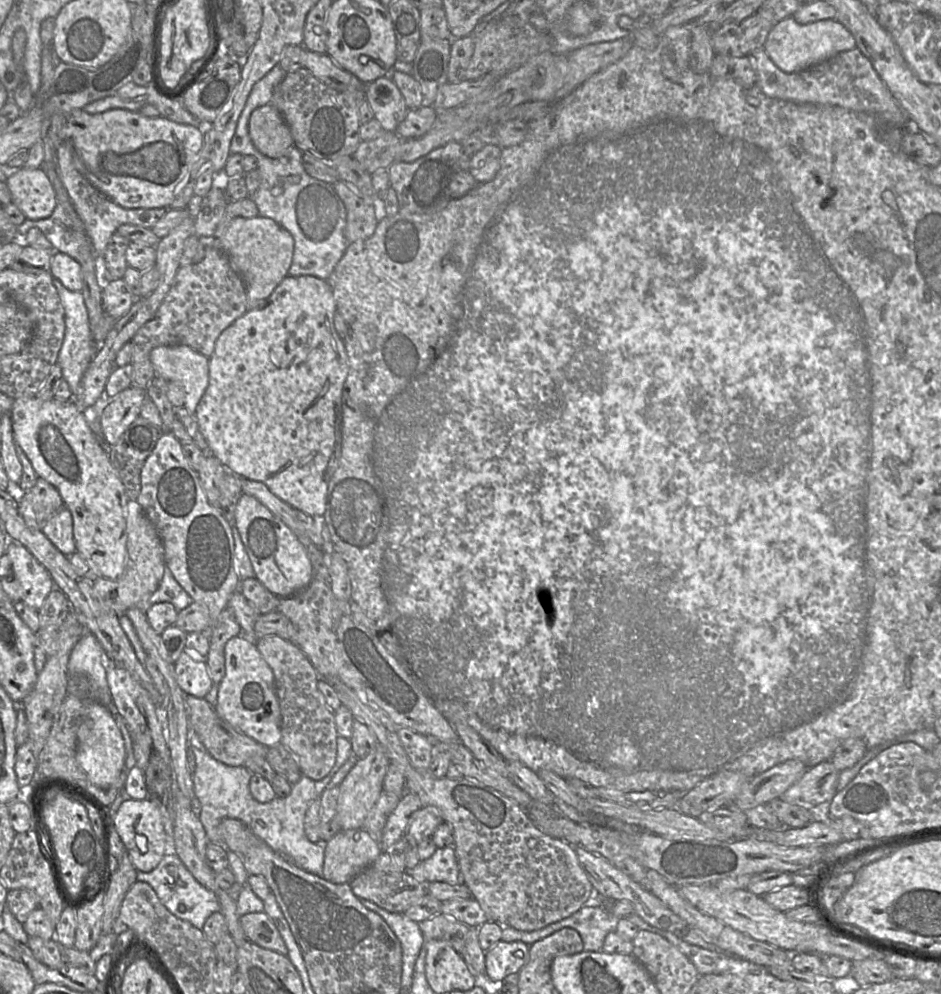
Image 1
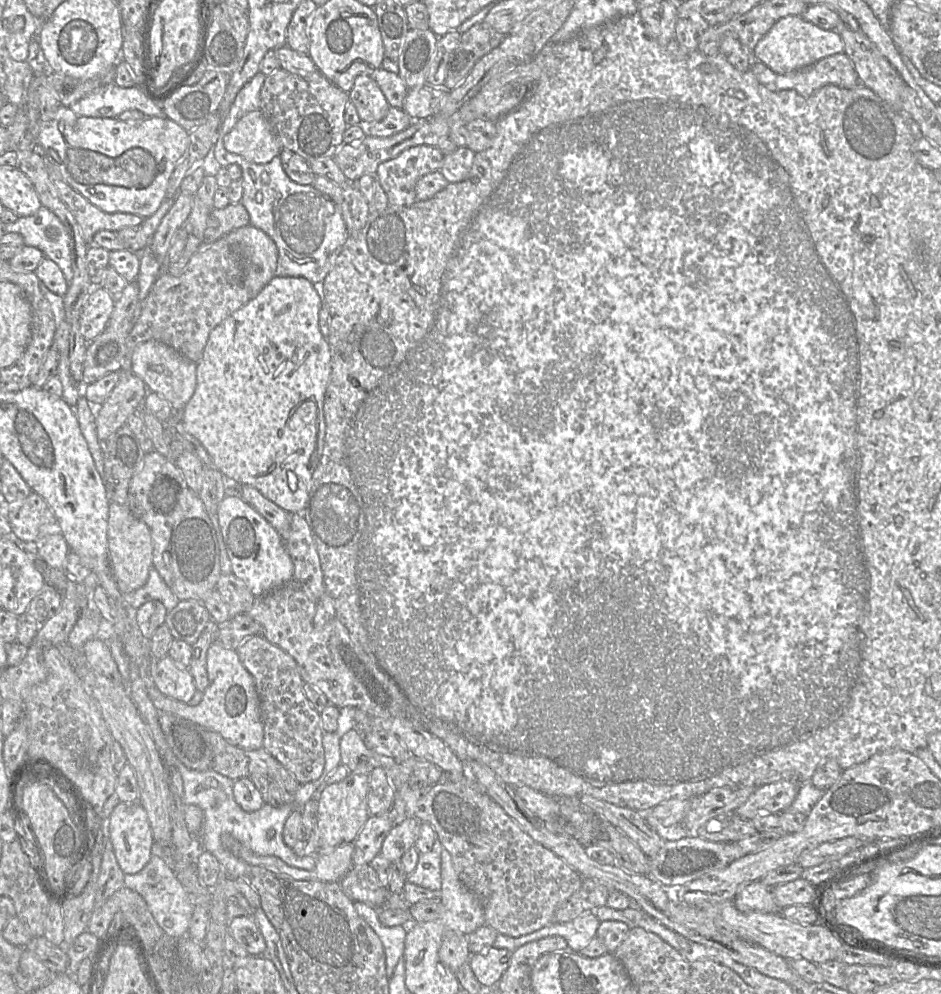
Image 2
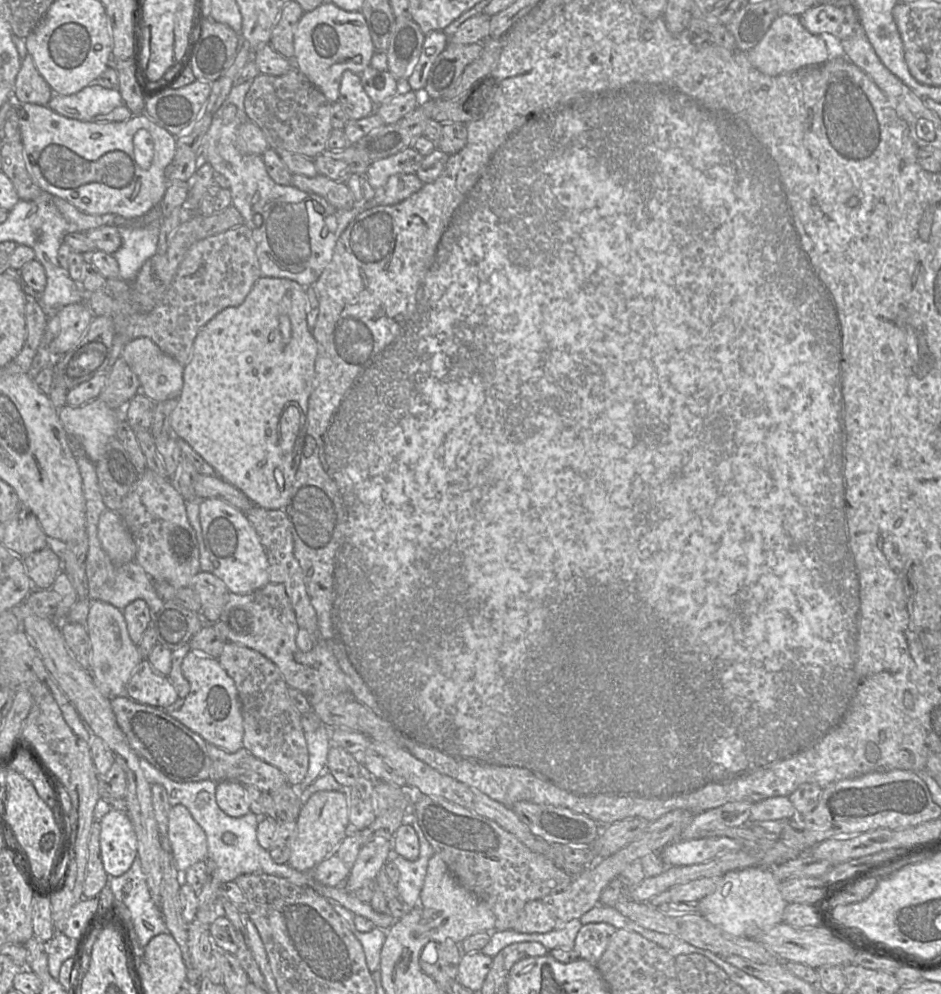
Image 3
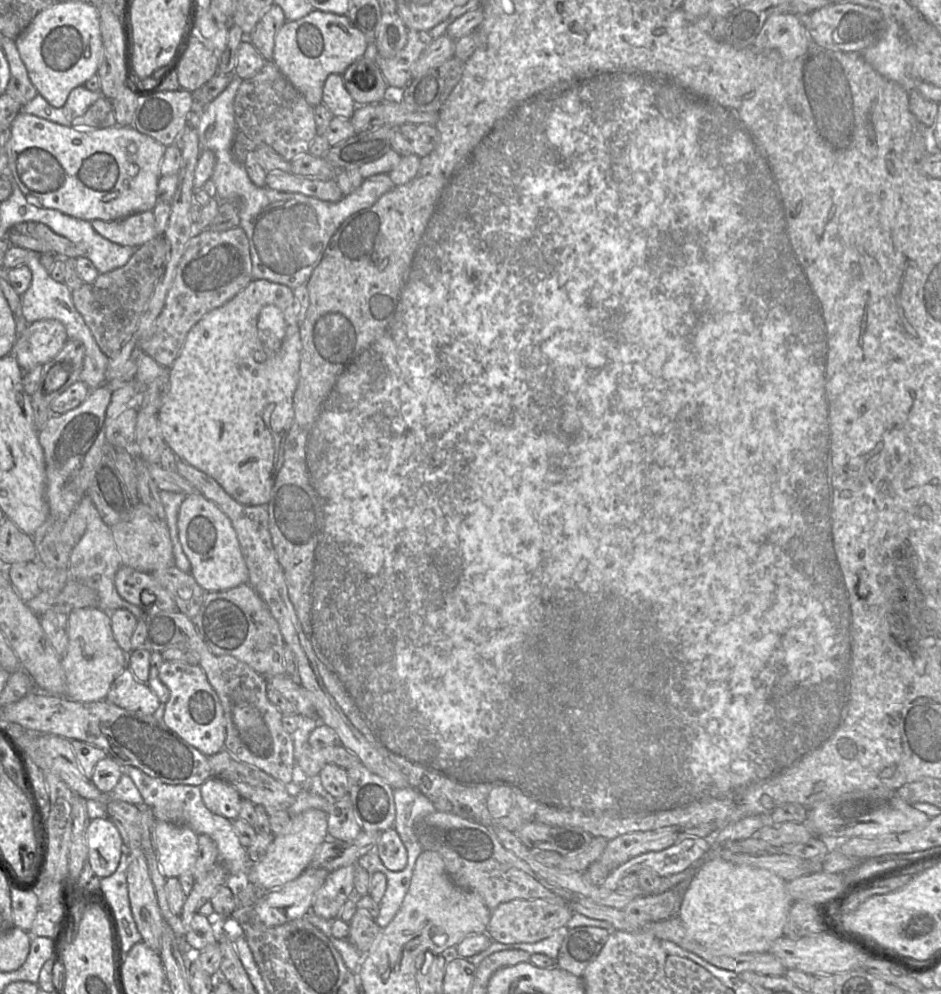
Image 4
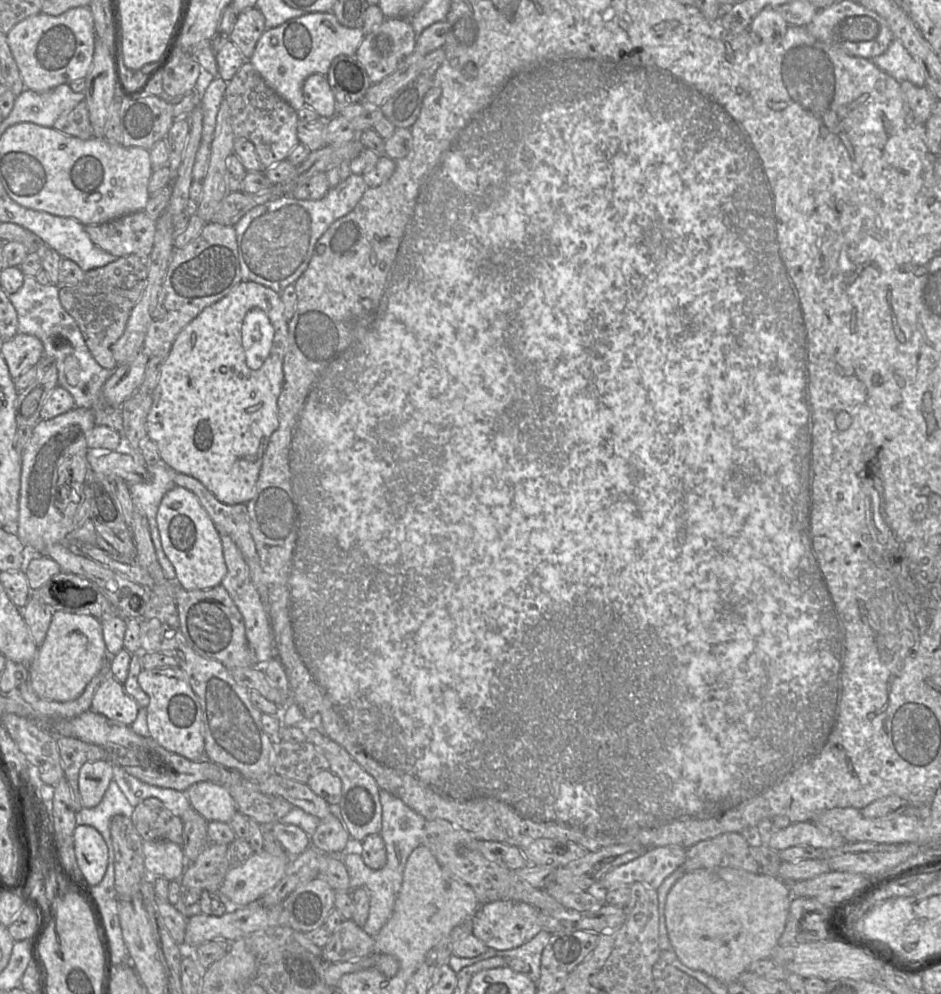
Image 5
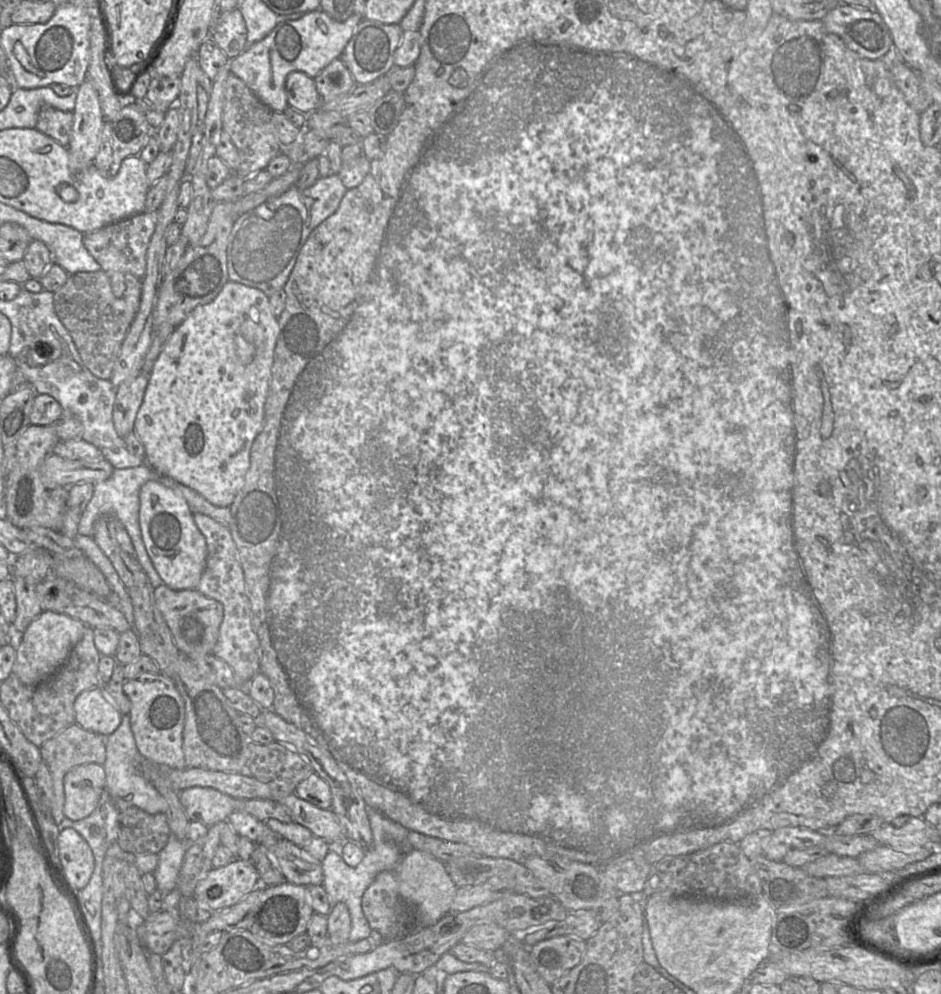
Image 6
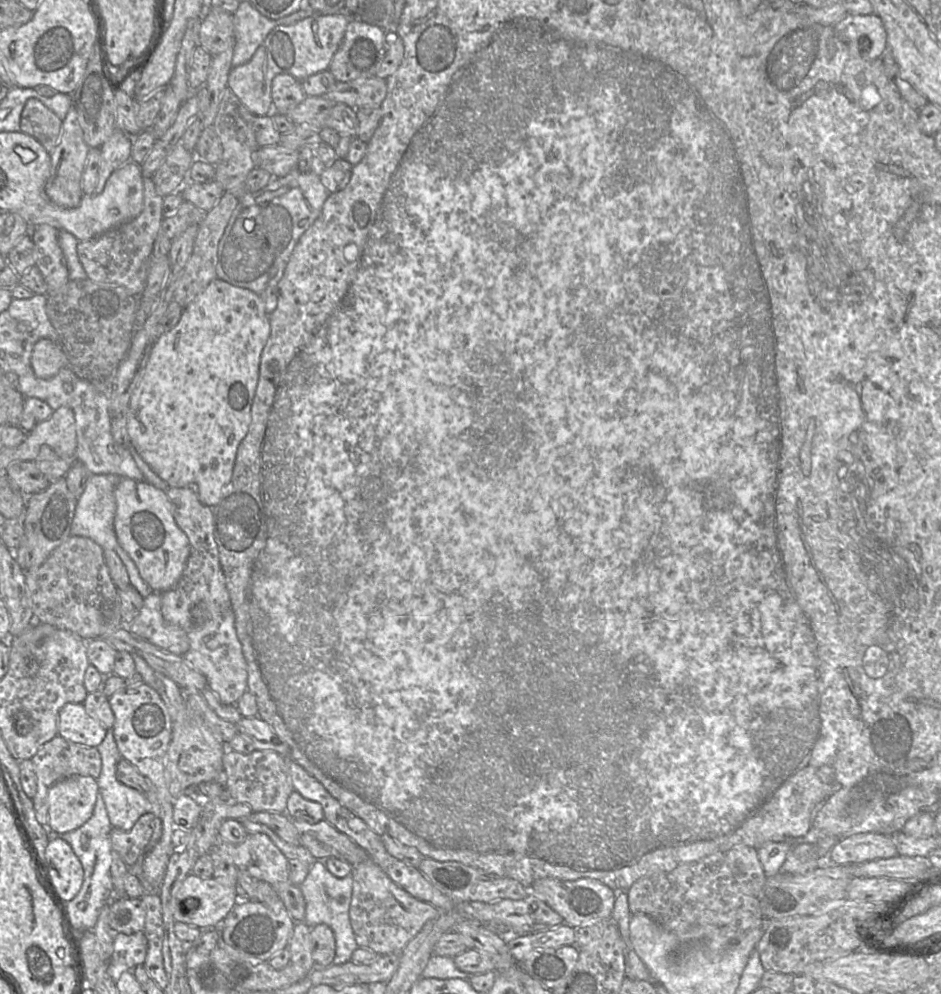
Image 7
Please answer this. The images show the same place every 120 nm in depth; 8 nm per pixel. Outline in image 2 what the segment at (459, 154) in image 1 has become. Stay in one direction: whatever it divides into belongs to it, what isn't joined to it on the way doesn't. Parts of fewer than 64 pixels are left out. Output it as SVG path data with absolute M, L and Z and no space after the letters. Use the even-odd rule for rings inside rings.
M436 146L411 147L396 158L381 163L377 180L391 206L410 206L416 199L415 187L420 178L437 172L443 165L444 154Z

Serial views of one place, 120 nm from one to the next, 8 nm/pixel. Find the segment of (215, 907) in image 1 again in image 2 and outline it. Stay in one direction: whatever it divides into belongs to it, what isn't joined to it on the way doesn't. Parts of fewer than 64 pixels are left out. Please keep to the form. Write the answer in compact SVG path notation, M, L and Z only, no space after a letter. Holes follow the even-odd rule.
M152 855L141 871L125 875L123 886L142 896L155 921L166 934L174 938L182 938L187 934L195 905L190 901L188 892L172 868L162 857Z

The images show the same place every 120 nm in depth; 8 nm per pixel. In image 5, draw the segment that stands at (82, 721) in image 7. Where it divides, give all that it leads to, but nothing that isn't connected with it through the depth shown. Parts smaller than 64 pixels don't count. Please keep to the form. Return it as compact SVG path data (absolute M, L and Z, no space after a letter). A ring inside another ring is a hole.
M111 676L97 687L89 710L130 725L139 709L137 702L125 692L123 684Z

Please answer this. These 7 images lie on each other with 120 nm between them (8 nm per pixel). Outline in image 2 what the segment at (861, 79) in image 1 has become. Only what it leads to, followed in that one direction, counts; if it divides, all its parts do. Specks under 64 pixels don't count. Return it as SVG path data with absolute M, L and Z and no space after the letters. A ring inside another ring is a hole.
M844 52L823 58L787 74L775 73L757 60L754 60L751 70L757 80L770 90L795 90L803 96L809 96L830 84L845 89L862 85L853 62Z

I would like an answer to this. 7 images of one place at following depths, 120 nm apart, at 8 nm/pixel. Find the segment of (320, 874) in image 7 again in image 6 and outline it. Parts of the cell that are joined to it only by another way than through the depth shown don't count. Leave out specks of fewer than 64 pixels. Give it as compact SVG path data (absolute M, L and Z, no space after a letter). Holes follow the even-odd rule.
M368 808L368 817L373 838L370 848L366 850L366 854L358 866L350 867L340 854L333 851L330 851L321 861L323 870L321 887L324 888L330 905L334 907L338 903L344 903L348 908L351 917L351 931L347 941L350 942L370 937L372 929L362 911L363 894L379 873L395 871L404 855L403 844L409 834L405 827L375 809Z

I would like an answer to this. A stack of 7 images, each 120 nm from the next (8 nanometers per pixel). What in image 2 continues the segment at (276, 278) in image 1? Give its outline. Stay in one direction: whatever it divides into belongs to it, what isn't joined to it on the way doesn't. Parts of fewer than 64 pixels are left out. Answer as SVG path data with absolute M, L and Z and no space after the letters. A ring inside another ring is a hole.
M247 225L226 235L230 244L239 247L245 268L245 284L251 299L275 276L278 250L274 241L262 230Z

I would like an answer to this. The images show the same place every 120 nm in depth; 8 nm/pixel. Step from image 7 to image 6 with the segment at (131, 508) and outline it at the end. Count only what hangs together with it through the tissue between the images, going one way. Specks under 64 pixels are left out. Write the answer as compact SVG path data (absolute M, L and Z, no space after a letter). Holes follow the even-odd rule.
M155 480L141 487L139 501L142 541L163 584L175 591L196 589L205 569L207 545L194 522L193 511L187 501L176 490Z

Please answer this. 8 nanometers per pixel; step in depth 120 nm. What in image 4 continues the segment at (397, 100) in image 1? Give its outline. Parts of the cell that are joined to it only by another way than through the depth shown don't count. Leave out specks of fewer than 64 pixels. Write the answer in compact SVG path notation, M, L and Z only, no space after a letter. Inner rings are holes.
M330 74L323 86L322 104L334 117L350 119L357 105L346 90L341 74Z

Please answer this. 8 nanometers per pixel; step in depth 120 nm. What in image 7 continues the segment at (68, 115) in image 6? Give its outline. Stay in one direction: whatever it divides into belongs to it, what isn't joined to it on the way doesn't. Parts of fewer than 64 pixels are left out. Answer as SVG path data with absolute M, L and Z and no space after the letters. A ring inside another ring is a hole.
M29 99L20 117L20 131L38 140L47 151L59 141L62 120L41 101Z

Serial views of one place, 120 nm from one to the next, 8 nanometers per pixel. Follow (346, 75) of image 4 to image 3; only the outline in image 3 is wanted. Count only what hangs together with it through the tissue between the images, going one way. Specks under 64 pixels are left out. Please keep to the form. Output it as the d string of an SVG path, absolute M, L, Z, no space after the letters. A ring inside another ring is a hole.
M368 66L358 74L366 94L375 105L380 105L397 96L397 80L389 71L381 71Z

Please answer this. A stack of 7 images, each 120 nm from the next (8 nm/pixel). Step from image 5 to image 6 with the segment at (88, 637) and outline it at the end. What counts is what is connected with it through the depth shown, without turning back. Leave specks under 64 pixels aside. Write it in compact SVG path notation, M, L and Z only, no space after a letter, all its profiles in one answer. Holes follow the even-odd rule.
M45 611L22 634L17 645L13 673L26 685L36 685L52 675L80 641L86 625L64 614Z

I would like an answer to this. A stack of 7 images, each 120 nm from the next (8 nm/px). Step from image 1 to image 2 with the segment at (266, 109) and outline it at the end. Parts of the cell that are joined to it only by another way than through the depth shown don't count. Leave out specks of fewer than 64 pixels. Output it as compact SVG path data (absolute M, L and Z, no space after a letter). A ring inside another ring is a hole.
M260 110L244 115L224 137L227 151L257 164L266 164L279 156L282 146Z

